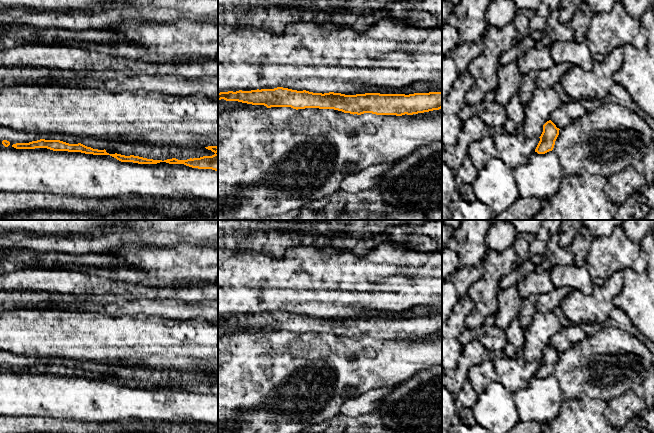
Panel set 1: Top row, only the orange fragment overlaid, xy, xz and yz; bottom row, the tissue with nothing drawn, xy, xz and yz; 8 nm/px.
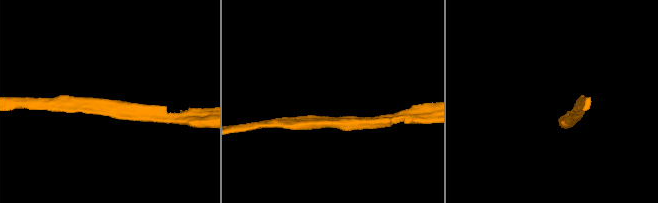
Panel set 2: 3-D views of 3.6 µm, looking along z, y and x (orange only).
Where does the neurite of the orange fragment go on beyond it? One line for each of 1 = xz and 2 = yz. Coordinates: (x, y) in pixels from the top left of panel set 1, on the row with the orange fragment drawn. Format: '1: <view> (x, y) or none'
1: none
2: none

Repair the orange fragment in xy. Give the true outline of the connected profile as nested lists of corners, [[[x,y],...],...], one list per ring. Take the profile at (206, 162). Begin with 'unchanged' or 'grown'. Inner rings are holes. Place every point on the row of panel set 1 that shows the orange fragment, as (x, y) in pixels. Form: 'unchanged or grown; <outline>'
unchanged; [[[40,139],[37,141],[32,141],[29,143],[16,143],[12,147],[16,149],[35,149],[35,148],[47,148],[53,151],[68,151],[68,152],[81,152],[85,154],[93,155],[110,155],[121,162],[133,162],[138,164],[157,164],[160,162],[166,162],[169,164],[184,164],[186,166],[198,169],[212,169],[218,171],[218,147],[217,146],[208,146],[205,147],[208,150],[211,150],[215,154],[212,156],[203,156],[200,158],[190,158],[187,160],[178,160],[176,158],[167,159],[167,160],[153,160],[147,159],[139,156],[125,156],[121,154],[109,154],[106,150],[93,149],[87,147],[81,143],[78,144],[69,144],[60,140],[45,140]]]

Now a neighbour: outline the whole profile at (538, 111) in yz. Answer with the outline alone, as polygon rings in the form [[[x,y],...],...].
[[[535,88],[532,98],[524,105],[523,132],[527,138],[540,137],[543,125],[550,120],[553,111],[558,109],[562,100],[554,88]]]

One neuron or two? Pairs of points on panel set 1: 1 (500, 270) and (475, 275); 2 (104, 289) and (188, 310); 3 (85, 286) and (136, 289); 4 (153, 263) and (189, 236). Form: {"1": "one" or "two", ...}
{"1": "two", "2": "two", "3": "one", "4": "two"}

